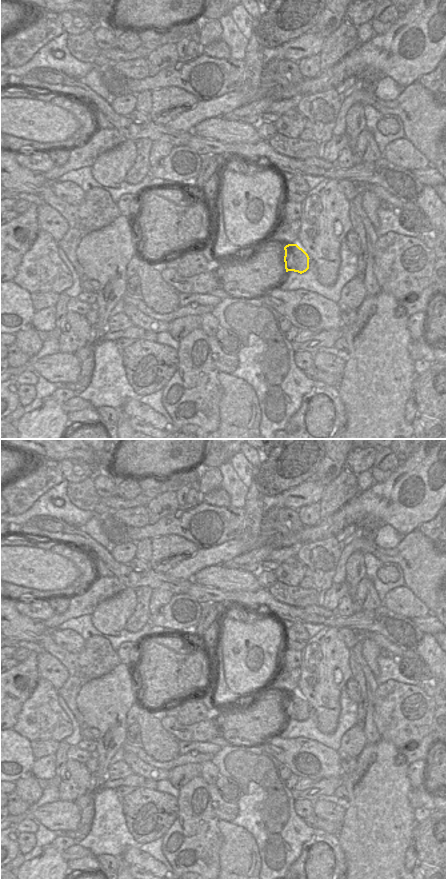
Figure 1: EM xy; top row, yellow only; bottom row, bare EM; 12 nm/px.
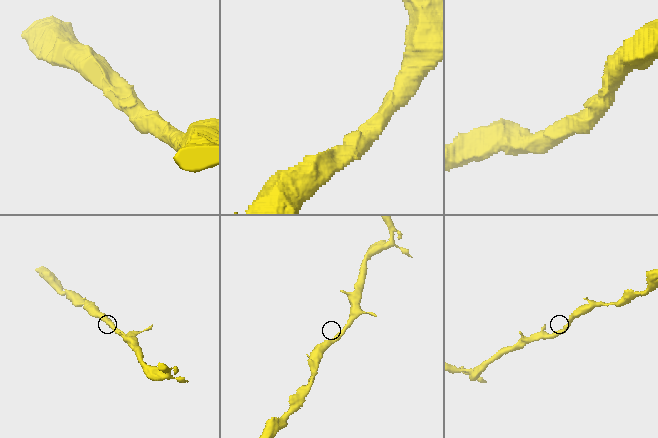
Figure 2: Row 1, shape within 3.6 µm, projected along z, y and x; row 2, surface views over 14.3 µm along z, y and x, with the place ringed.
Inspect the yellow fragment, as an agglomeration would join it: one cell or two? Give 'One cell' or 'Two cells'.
One cell.

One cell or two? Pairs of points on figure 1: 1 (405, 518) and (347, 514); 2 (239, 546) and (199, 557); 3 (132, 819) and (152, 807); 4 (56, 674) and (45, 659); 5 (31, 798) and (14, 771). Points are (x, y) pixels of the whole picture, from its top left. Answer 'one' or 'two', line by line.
1: one
2: one
3: one
4: one
5: two

